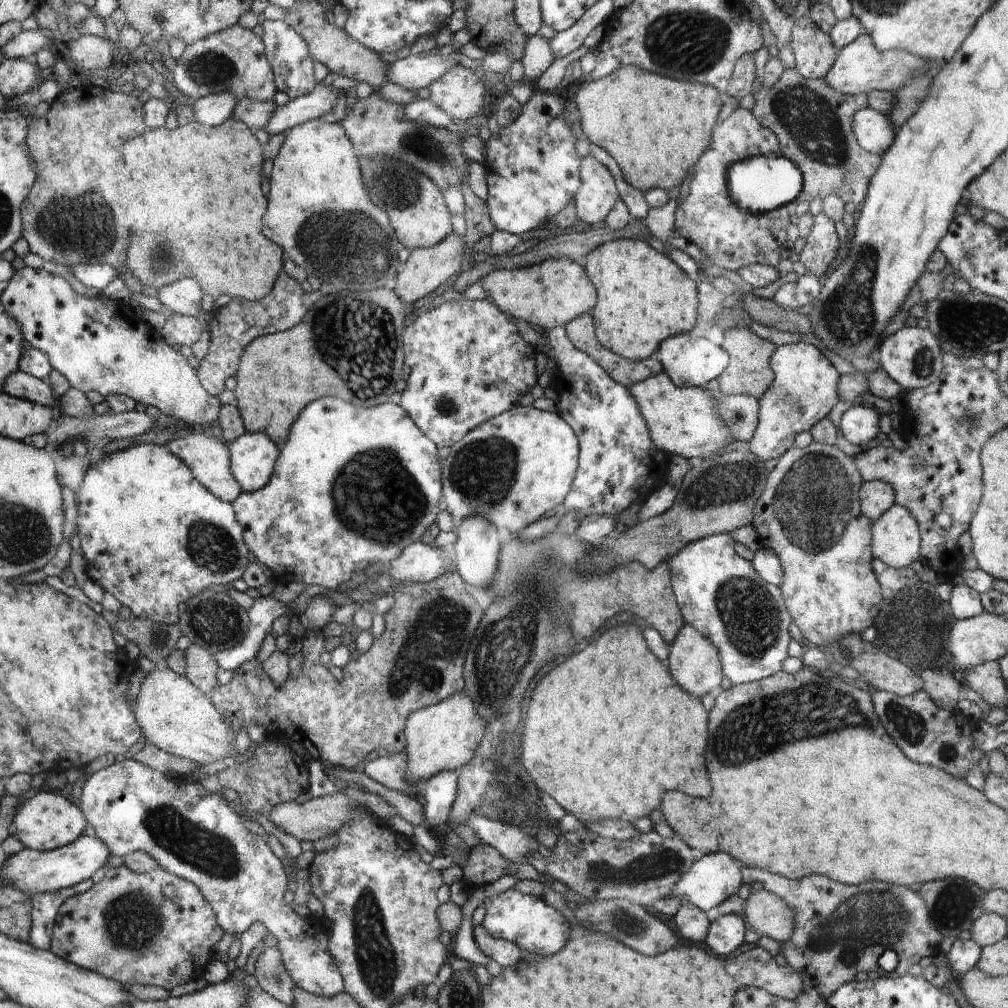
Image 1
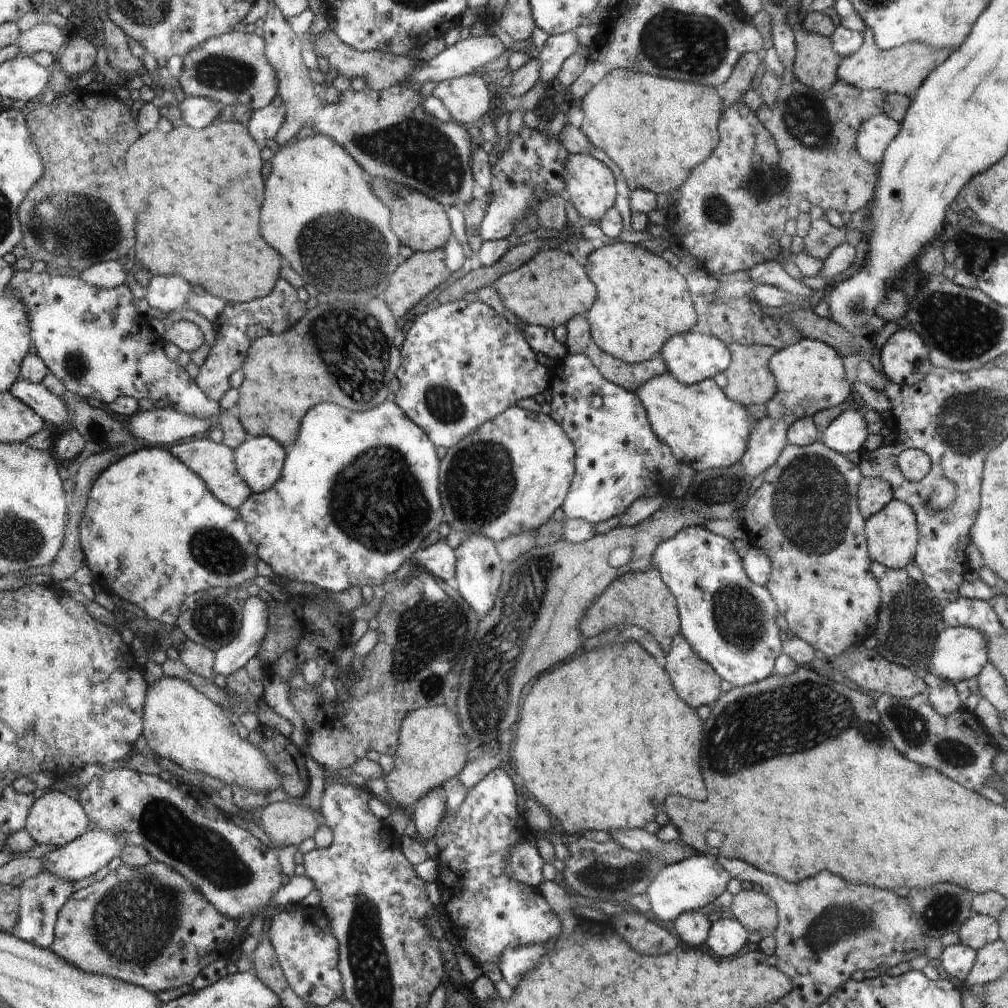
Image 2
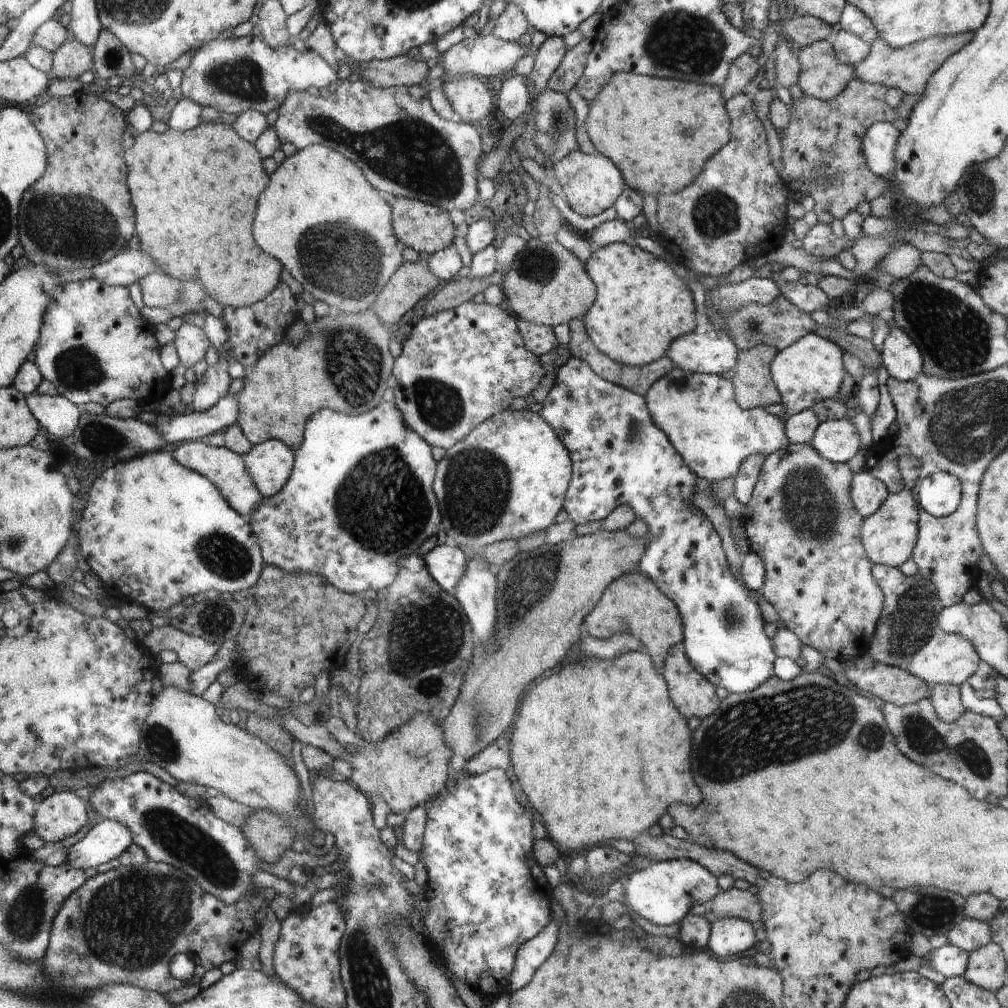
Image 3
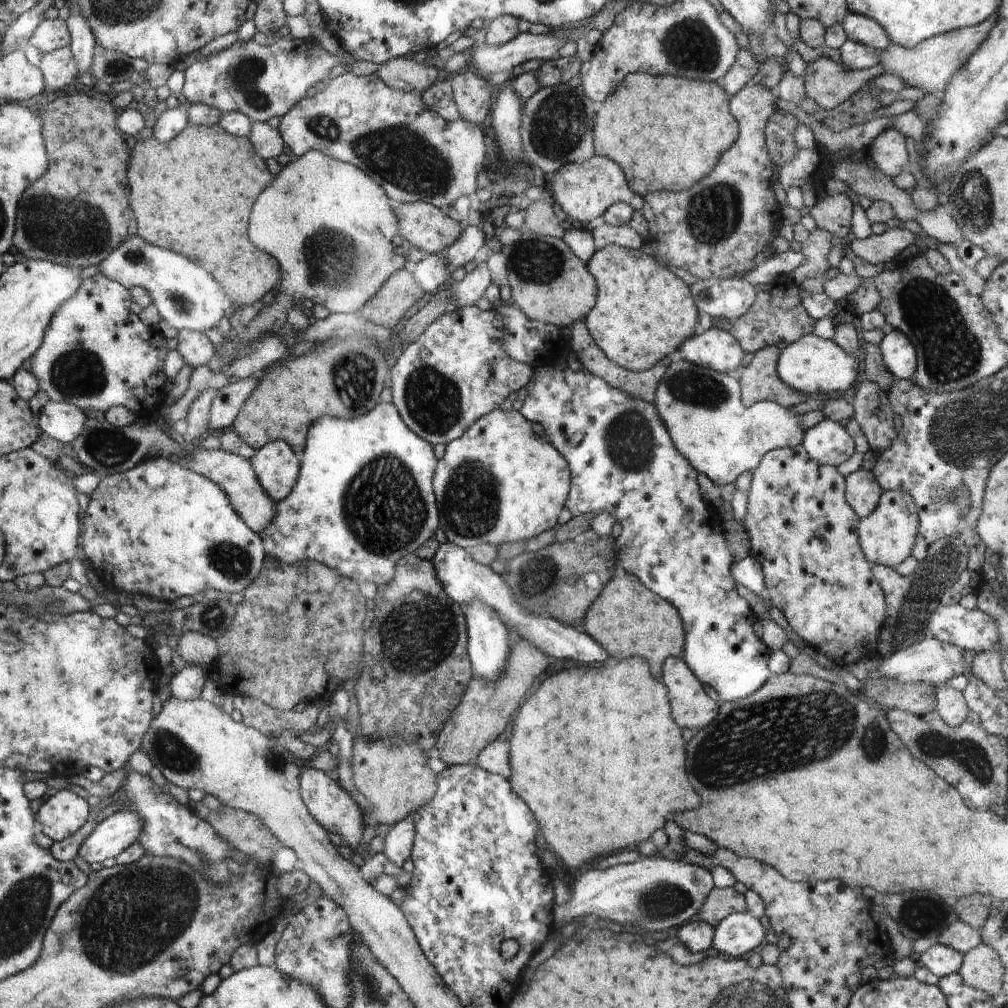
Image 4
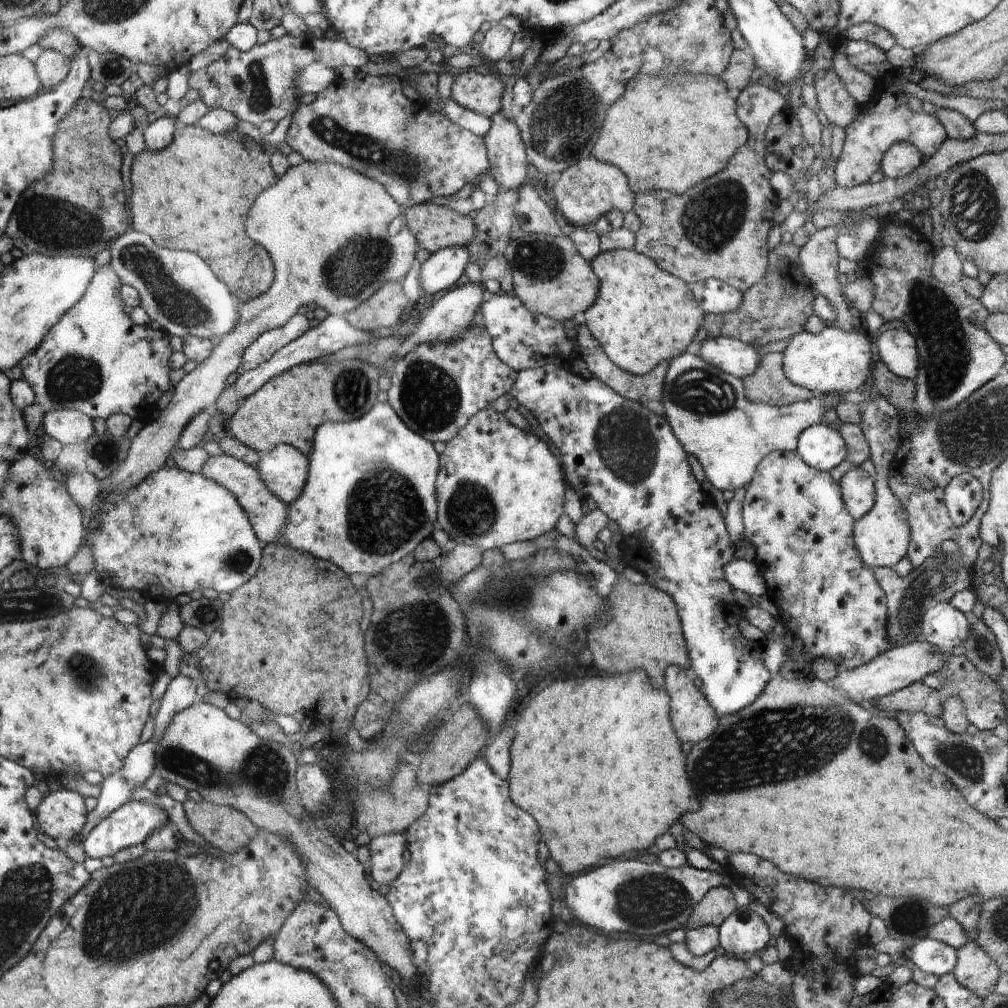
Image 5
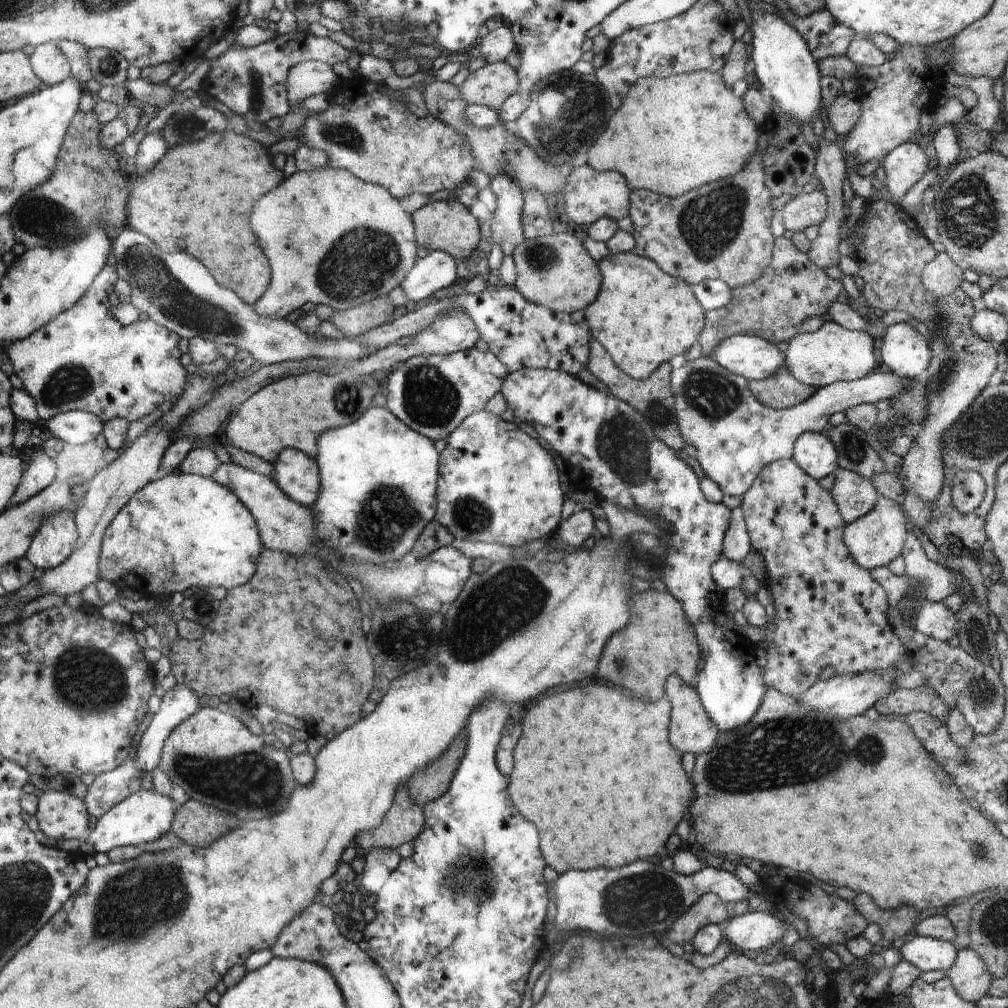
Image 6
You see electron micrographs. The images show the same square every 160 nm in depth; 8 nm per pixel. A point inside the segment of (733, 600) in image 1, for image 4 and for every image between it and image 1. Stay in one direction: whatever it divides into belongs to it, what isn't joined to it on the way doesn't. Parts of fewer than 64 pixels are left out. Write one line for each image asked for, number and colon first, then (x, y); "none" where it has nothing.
2: (730, 621)
3: (620, 456)
4: (623, 461)

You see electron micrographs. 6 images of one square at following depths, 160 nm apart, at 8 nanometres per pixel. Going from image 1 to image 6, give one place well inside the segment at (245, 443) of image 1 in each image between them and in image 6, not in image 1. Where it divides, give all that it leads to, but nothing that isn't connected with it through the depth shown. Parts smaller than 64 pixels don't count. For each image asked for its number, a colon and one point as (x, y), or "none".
2: (260, 460)
3: (270, 463)
4: (276, 465)
5: (285, 470)
6: (299, 476)

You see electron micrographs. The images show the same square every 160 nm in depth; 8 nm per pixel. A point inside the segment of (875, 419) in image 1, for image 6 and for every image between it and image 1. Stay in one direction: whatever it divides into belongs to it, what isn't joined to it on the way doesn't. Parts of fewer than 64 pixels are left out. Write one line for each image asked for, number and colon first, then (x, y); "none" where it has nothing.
2: (847, 433)
3: (838, 441)
4: (829, 442)
5: (822, 446)
6: (815, 453)

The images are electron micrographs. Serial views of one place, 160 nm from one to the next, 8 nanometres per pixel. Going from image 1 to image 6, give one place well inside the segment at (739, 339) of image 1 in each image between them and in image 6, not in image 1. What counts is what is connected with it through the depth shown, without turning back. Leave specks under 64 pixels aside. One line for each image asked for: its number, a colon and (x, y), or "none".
2: (750, 381)
3: (754, 387)
4: (760, 382)
5: (770, 384)
6: (782, 391)

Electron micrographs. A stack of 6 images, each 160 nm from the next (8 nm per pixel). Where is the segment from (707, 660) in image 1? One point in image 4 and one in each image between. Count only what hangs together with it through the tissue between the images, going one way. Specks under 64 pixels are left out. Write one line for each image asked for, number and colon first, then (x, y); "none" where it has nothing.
2: (698, 682)
3: (694, 694)
4: (693, 708)

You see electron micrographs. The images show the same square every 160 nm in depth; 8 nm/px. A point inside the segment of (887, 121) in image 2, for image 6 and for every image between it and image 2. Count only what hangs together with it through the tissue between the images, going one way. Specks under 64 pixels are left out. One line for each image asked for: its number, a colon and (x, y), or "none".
3: (879, 145)
4: (888, 151)
5: (902, 158)
6: (904, 166)

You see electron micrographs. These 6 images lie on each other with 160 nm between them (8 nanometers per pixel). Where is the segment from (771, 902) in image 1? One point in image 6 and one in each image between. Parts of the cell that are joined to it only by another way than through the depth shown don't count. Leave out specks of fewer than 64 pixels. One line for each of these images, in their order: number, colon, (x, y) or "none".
2: (755, 910)
3: (741, 904)
4: (720, 903)
5: (718, 903)
6: (709, 910)

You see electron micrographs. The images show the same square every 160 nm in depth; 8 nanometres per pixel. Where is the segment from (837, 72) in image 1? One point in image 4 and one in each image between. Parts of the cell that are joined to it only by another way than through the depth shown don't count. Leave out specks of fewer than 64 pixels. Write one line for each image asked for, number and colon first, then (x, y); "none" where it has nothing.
2: (904, 69)
3: (909, 69)
4: (930, 65)

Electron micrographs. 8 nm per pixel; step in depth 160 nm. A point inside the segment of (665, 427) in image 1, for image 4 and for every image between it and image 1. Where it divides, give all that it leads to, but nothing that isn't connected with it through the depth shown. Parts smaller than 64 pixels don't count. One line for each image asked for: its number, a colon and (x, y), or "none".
2: (707, 430)
3: (699, 413)
4: (703, 409)

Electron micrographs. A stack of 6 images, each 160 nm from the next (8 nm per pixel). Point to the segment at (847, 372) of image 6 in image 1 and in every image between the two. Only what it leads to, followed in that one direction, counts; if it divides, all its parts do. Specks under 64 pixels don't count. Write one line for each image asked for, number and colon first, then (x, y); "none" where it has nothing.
1: (805, 388)
2: (809, 376)
3: (809, 371)
4: (811, 365)
5: (832, 360)

